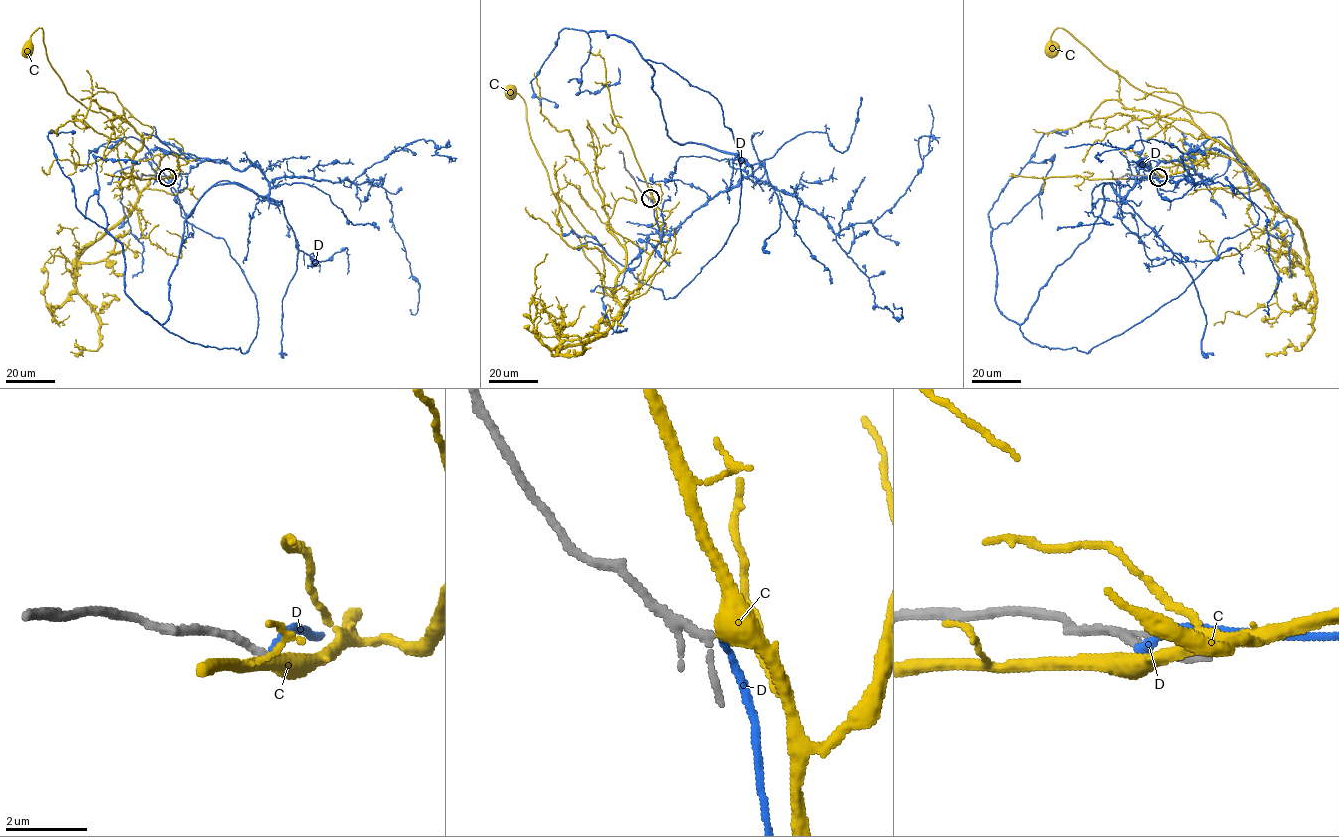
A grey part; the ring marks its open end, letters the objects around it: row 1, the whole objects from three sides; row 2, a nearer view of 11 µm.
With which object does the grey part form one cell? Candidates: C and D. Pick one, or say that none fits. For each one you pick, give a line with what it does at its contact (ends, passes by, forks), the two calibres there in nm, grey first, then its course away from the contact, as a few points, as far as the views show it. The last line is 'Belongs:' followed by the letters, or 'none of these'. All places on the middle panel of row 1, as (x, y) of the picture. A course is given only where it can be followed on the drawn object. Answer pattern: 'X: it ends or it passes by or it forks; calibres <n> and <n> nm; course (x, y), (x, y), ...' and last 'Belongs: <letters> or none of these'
C: it passes by; calibres 140 and 400 nm; course (650, 197), (661, 241), (638, 292), (622, 306), (606, 292), (567, 222), (531, 139), (526, 104), (511, 90)
Belongs: C

